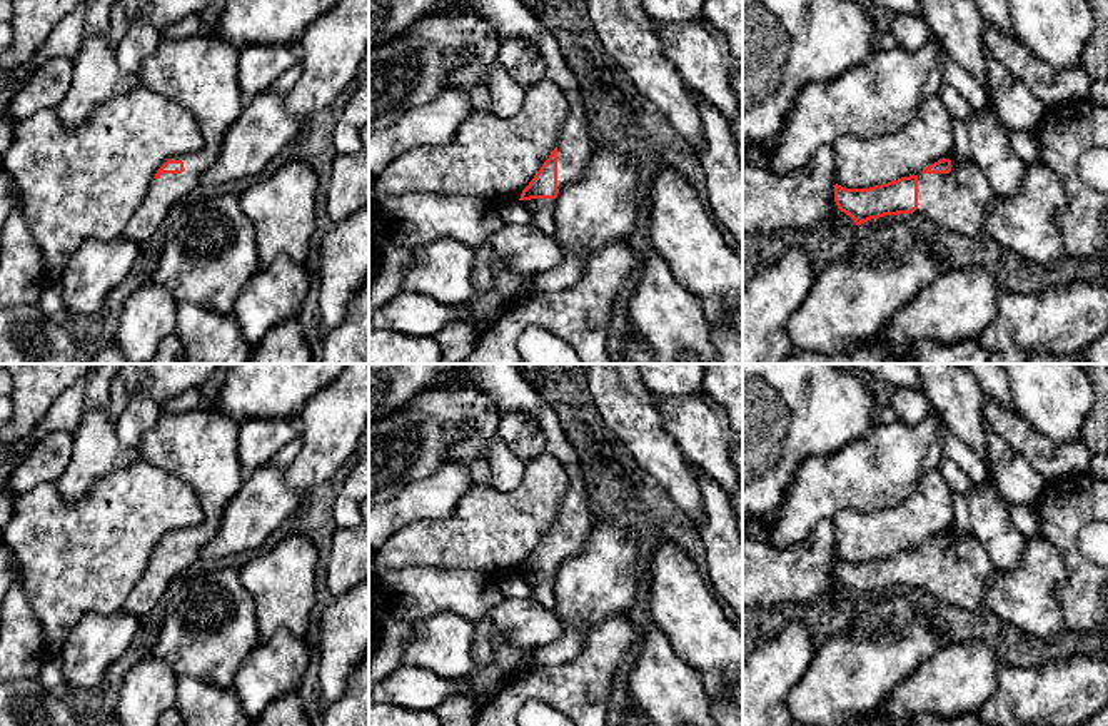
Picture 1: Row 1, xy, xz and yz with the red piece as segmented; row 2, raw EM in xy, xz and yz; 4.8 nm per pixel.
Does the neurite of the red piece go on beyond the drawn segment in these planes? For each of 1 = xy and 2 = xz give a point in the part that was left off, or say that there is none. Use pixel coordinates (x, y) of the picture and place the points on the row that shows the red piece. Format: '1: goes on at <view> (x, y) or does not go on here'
1: goes on at xy (201, 74)
2: goes on at xz (387, 19)

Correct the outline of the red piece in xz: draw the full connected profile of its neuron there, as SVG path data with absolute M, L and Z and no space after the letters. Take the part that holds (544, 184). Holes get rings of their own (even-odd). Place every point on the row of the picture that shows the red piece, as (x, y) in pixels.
M369 0L369 48L392 42L436 12L472 12L492 28L499 42L526 38L541 53L547 78L564 93L567 115L557 147L519 199L531 212L531 224L554 235L556 197L561 189L584 177L597 149L589 134L579 83L556 37L522 0Z

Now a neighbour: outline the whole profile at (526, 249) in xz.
M509 224L496 232L491 240L492 254L499 255L504 264L524 275L547 272L562 260L561 244L529 224Z

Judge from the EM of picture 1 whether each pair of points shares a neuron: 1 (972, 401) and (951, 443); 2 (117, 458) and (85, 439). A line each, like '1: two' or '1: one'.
1: two
2: one

